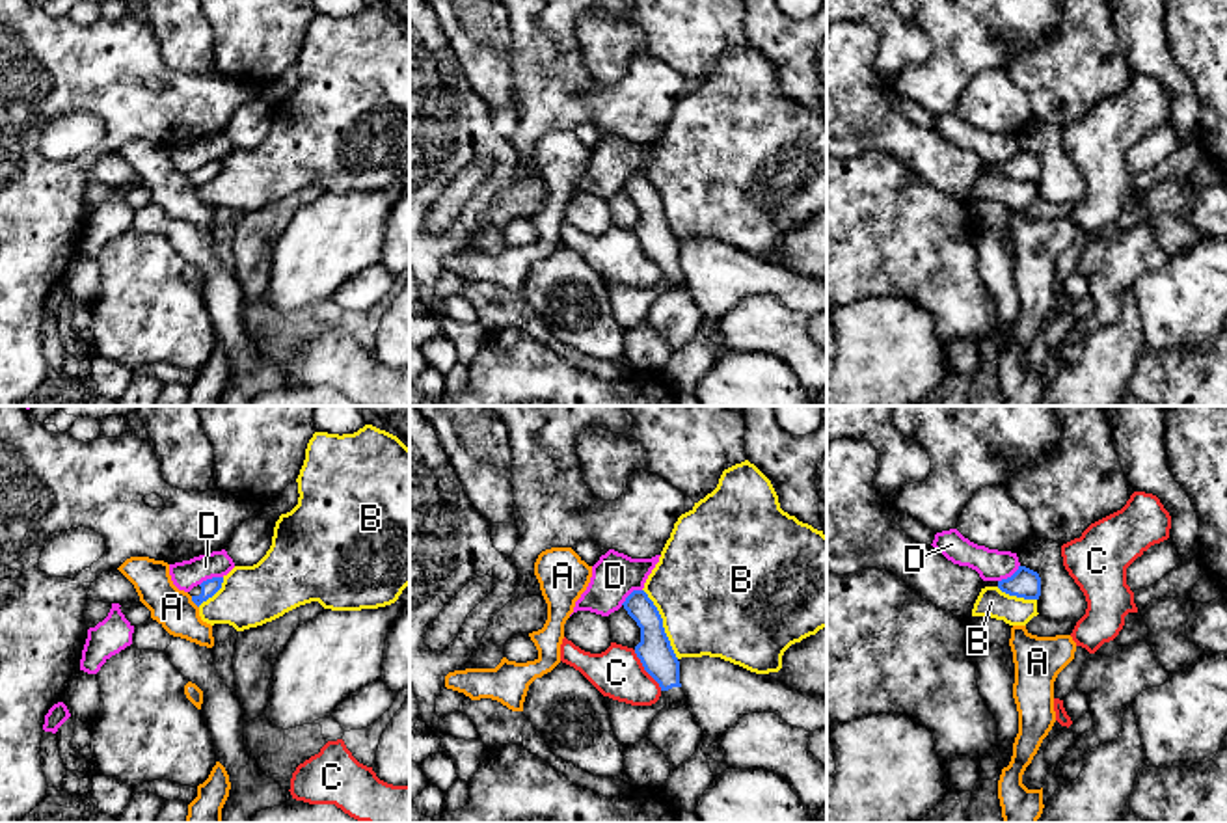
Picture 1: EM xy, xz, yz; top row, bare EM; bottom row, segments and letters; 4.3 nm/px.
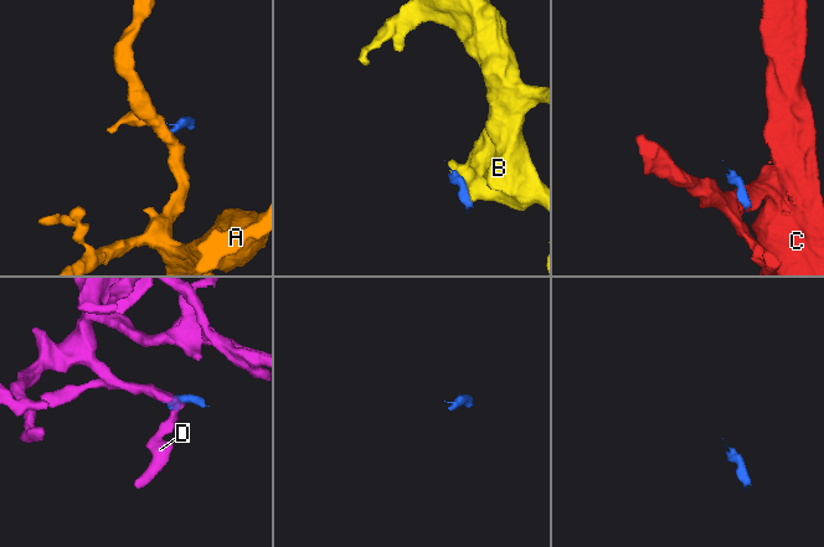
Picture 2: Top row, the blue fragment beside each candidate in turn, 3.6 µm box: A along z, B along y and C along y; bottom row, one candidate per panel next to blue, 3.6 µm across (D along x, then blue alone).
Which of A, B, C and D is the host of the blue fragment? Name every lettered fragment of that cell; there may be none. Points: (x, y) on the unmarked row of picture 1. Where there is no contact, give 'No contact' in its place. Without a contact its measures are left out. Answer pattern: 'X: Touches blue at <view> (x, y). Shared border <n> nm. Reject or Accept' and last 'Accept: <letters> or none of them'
A: Touches blue at xy (192, 183). Shared border 70 nm. Reject
B: Touches blue at xz (661, 207). Shared border 340 nm. Reject
C: Touches blue at xz (645, 252). Shared border 220 nm. Reject
D: Touches blue at xy (213, 161). Shared border 110 nm. Reject
Accept: none of them

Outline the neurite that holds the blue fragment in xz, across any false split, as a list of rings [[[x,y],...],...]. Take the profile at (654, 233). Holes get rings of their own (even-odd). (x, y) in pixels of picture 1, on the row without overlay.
[[[633,173],[622,188],[640,210],[635,236],[667,283],[667,289],[650,305],[646,320],[665,335],[672,350],[678,350],[696,335],[704,318],[685,289],[680,244],[665,216],[663,201],[644,173]]]

